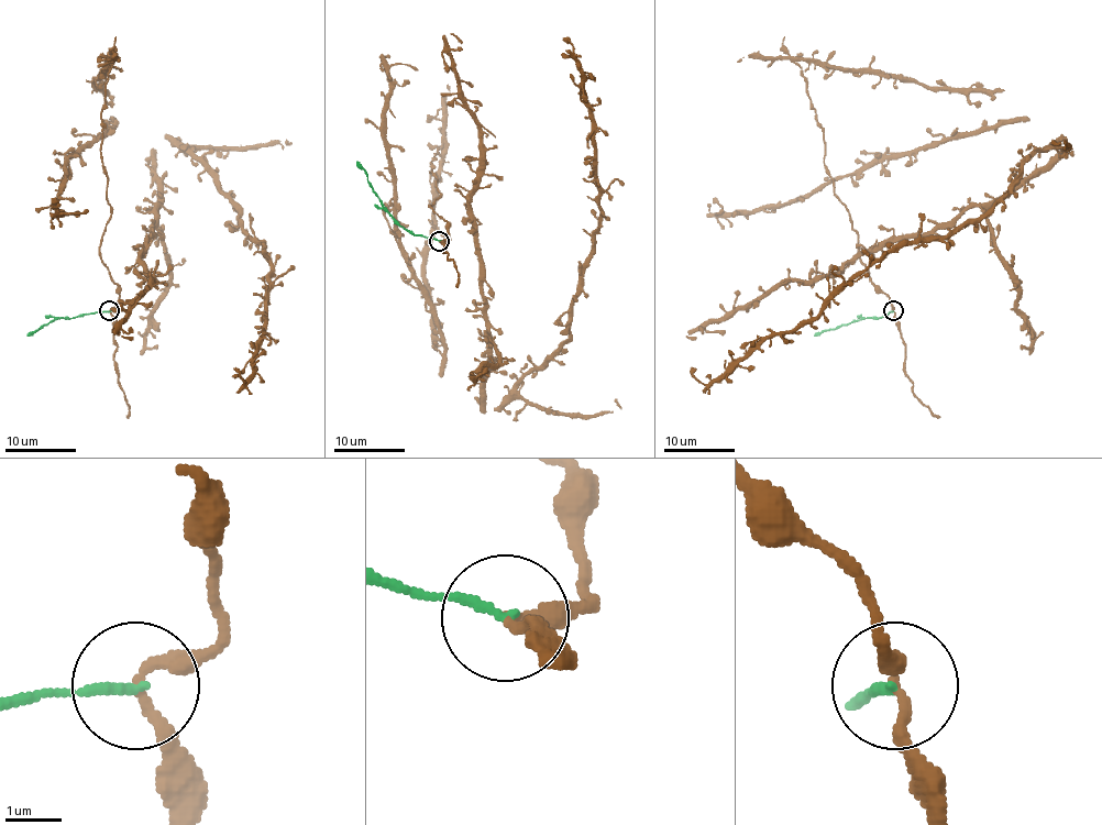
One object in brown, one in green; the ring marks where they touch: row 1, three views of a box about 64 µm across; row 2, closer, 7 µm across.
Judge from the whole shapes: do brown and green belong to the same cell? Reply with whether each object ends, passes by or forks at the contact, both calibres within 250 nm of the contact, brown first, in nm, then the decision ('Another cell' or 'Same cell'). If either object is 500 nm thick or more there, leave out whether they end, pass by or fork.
At the ring brown passes by. At the ring green ends. Thickness 220 nm (brown) against 170 nm. Another cell

